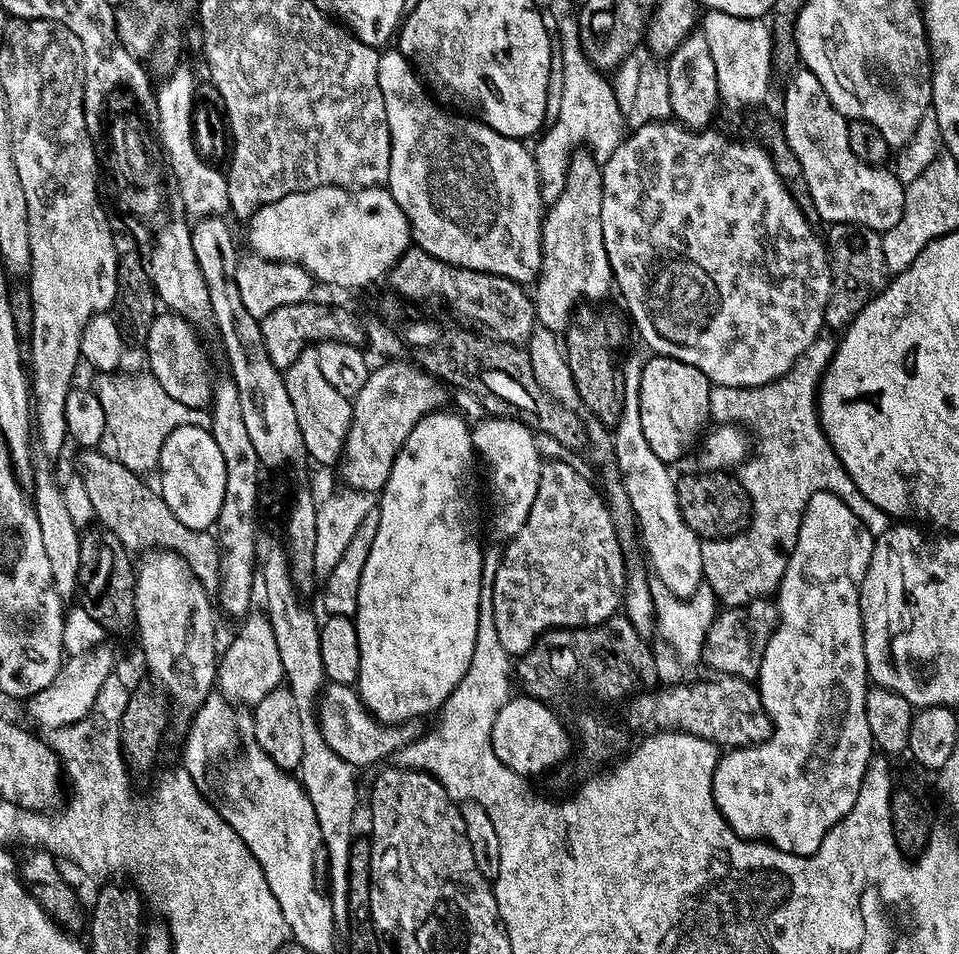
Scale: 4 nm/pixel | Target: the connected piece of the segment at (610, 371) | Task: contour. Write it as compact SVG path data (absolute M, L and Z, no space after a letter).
M581 307L568 322L566 329L566 355L570 374L576 383L576 389L580 395L579 403L585 404L593 412L595 419L605 426L615 425L620 419L620 411L624 405L624 385L622 383L622 355L620 347L624 344L624 324L616 316L599 316L590 309Z

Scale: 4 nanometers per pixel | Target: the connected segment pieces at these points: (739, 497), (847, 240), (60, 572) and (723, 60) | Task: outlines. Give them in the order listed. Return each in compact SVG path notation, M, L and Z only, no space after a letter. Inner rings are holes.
M700 470L697 473L697 476L679 477L676 485L676 498L686 526L690 526L690 530L694 530L694 534L699 536L701 541L729 539L738 535L742 516L748 518L752 514L751 504L739 479L727 471Z
M834 224L826 235L831 270L831 294L824 311L824 325L834 332L852 324L862 309L883 290L890 278L882 252L881 233L854 224Z
M47 459L35 461L34 483L32 485L32 505L42 533L42 546L45 547L47 559L52 571L55 592L63 600L70 599L77 593L80 577L80 532L77 524L70 517L66 509L64 493L61 485L56 484L54 474ZM45 460L45 461L44 461ZM48 462L48 463L47 463Z
M708 12L705 17L702 31L714 61L721 103L732 108L761 105L758 103L767 96L769 80L772 79L772 36L769 25L761 19L740 19L721 12Z

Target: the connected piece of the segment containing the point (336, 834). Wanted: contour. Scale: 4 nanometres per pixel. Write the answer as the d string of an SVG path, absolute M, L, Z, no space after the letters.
M261 535L256 542L256 566L258 588L264 591L263 611L272 623L274 642L278 642L278 654L282 658L286 687L294 694L294 706L302 726L302 758L298 769L300 785L314 806L324 848L328 851L326 865L327 887L330 889L332 915L344 918L348 915L348 856L352 852L352 819L356 816L356 776L351 764L347 764L322 738L317 708L321 688L326 683L322 654L320 653L320 624L316 616L300 604L301 597L289 572L288 553L285 545L272 536Z

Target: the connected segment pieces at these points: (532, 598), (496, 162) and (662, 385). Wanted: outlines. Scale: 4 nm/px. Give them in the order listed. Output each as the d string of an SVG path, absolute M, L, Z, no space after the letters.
M556 460L553 464L545 463L540 473L540 489L534 498L534 506L530 506L530 514L526 522L503 545L504 557L500 559L498 574L494 574L494 627L498 630L498 642L507 650L509 657L519 658L532 649L536 639L549 628L592 628L621 611L626 587L626 563L624 564L624 550L620 546L622 538L617 535L614 522L610 518L610 510L604 502L604 497L580 472L575 472L568 464Z
M398 50L388 51L381 51L378 58L378 86L382 90L382 102L386 102L386 122L390 126L390 138L392 139L390 174L386 181L386 187L393 198L396 199L398 207L408 216L415 247L442 262L453 264L455 268L469 268L479 272L489 272L495 276L510 278L516 284L531 285L539 277L542 258L544 257L542 254L542 230L544 229L544 217L546 215L546 205L540 196L540 180L539 174L536 172L533 153L528 148L527 150L524 149L525 145L521 141L508 140L502 134L498 134L487 128L485 124L481 124L479 119L463 120L460 116L451 116L450 113L443 112L424 93L425 85L406 57Z
M653 355L650 358L643 363L642 379L639 382L639 417L642 418L642 432L654 454L664 463L674 464L674 461L687 452L694 436L701 435L700 430L709 421L709 394L712 385L697 367L686 366L685 363L667 356Z

